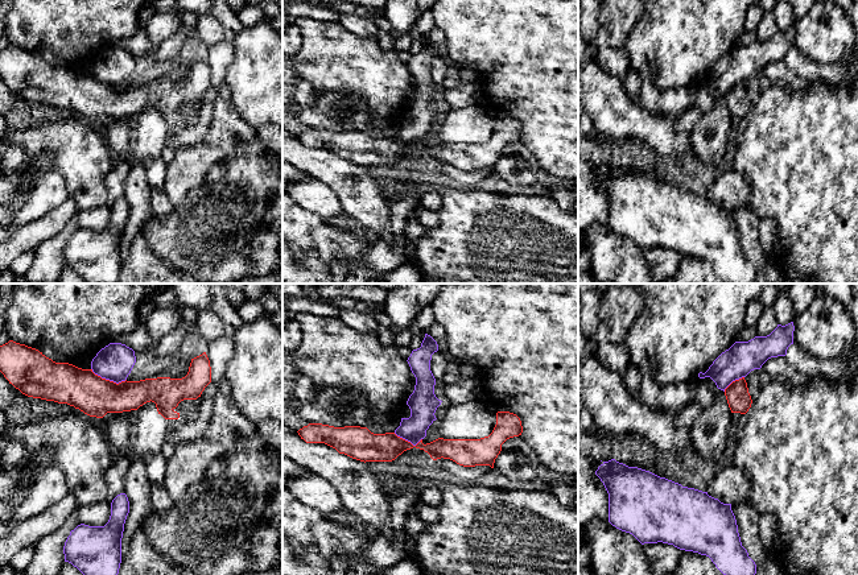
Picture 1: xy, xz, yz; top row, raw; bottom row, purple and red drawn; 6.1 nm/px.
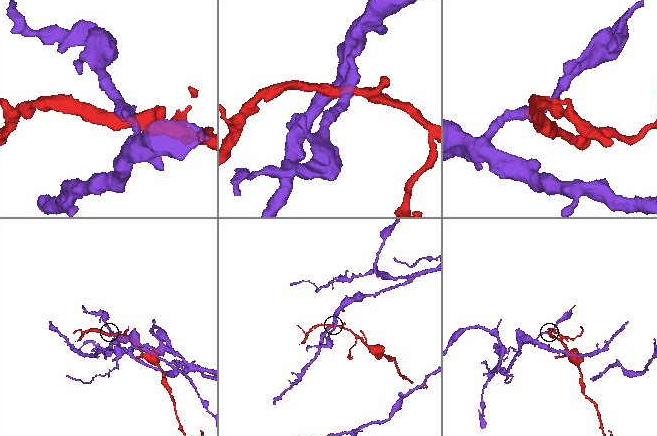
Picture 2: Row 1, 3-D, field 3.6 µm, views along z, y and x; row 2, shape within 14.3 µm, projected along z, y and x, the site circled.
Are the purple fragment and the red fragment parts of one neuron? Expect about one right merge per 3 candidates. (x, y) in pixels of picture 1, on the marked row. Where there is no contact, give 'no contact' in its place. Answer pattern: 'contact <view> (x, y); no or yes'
contact xy (108, 379); no

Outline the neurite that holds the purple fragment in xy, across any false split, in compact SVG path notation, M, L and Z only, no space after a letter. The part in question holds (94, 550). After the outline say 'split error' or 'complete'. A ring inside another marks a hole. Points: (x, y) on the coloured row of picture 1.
M125 493L111 502L111 516L104 526L78 525L70 531L65 546L65 562L83 575L117 575L121 563L121 538L129 513Z | complete

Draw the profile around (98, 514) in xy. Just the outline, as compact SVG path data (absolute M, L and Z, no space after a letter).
M102 501L91 506L78 506L75 510L75 517L79 524L88 526L104 526L111 516L111 504L108 501Z

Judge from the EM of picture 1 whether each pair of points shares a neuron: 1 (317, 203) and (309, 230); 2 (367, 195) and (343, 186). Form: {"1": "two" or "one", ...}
{"1": "two", "2": "one"}

